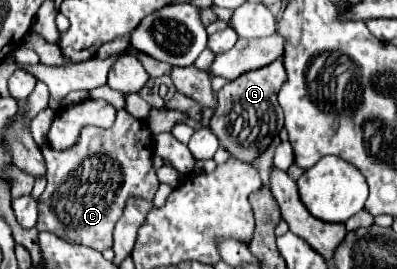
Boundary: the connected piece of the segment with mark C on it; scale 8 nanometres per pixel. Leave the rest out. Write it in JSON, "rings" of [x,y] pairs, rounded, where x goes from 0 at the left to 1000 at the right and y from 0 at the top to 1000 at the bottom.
{"rings":[[[297,413],[277,480],[217,465],[186,546],[166,561],[106,554],[121,688],[96,740],[96,859],[161,881],[242,933],[282,918],[282,859],[327,732],[388,740],[398,665],[383,628],[383,494],[322,413]]]}

